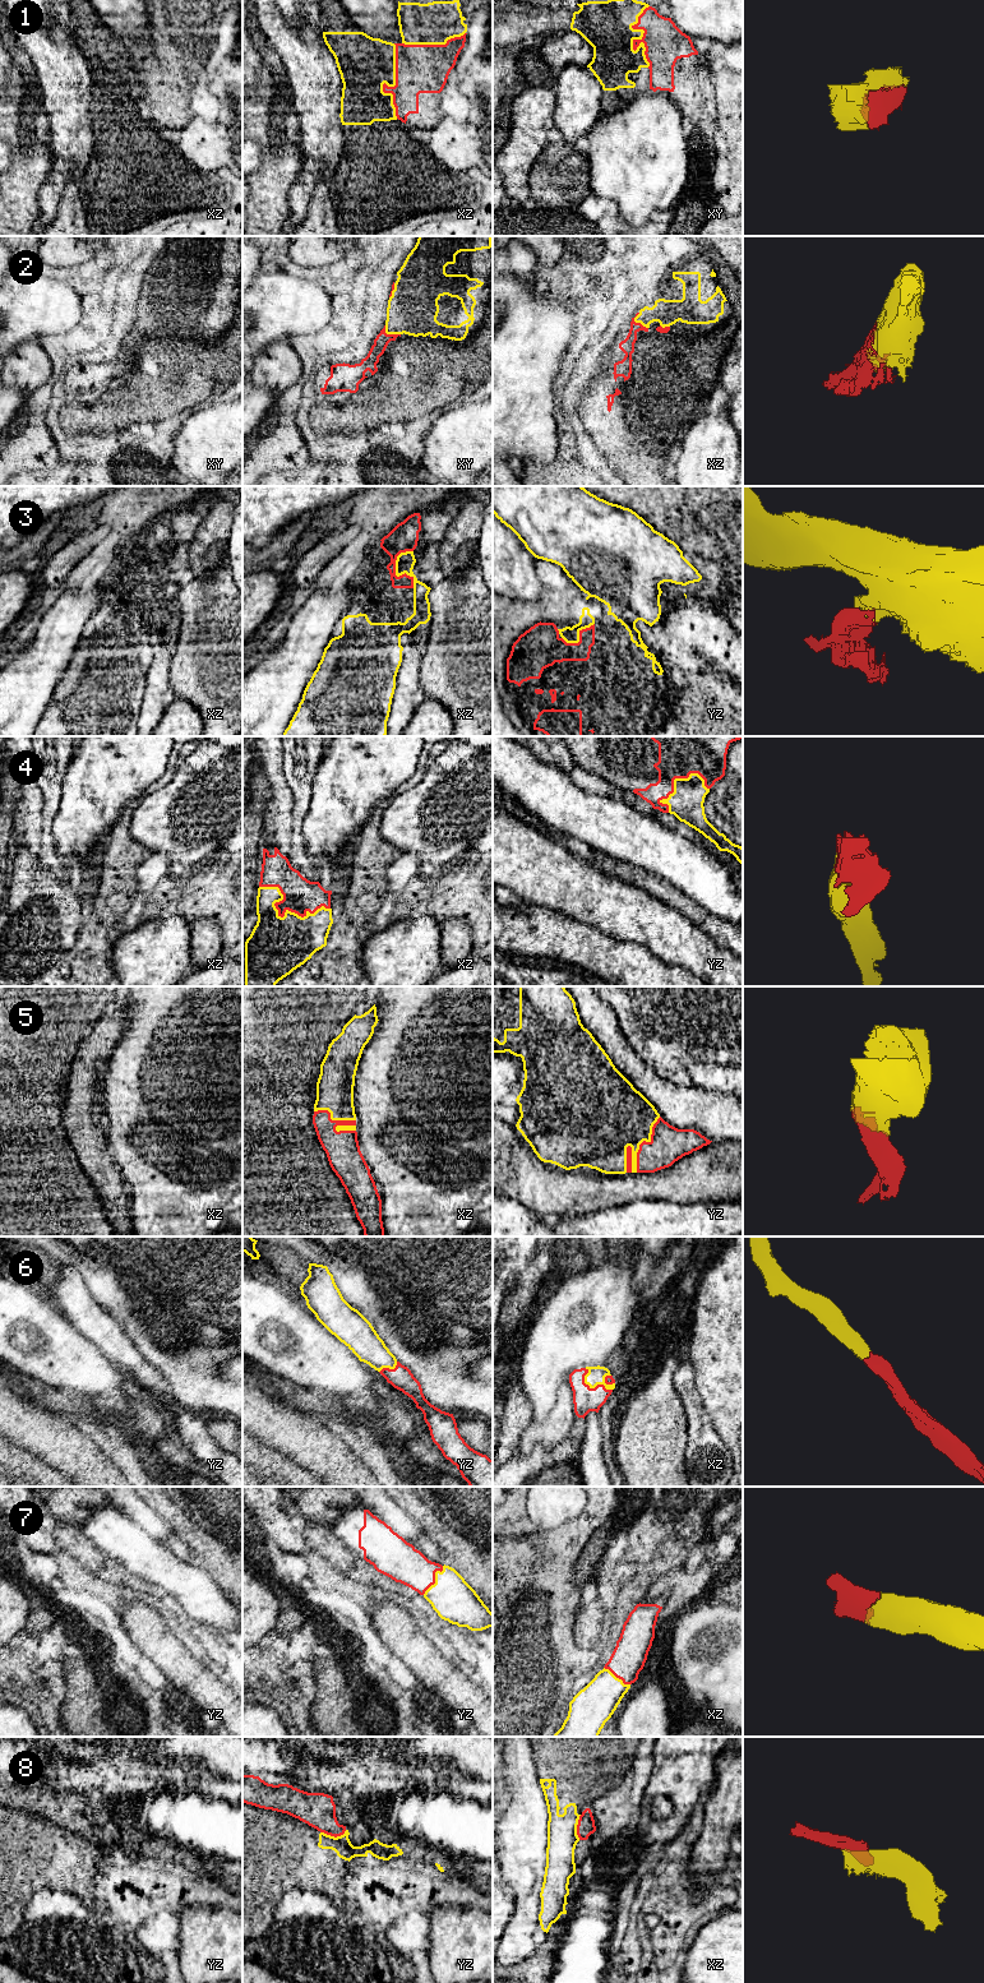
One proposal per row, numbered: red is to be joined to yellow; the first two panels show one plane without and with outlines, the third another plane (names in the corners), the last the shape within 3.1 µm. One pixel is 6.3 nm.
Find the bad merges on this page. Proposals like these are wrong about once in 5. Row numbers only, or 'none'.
3, 8

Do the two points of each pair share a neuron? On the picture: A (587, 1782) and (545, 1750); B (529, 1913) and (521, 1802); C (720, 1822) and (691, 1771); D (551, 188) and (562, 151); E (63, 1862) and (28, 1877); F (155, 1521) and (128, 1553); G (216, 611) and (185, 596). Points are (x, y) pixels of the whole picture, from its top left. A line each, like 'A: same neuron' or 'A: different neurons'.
A: same neuron
B: same neuron
C: different neurons
D: same neuron
E: same neuron
F: different neurons
G: different neurons

